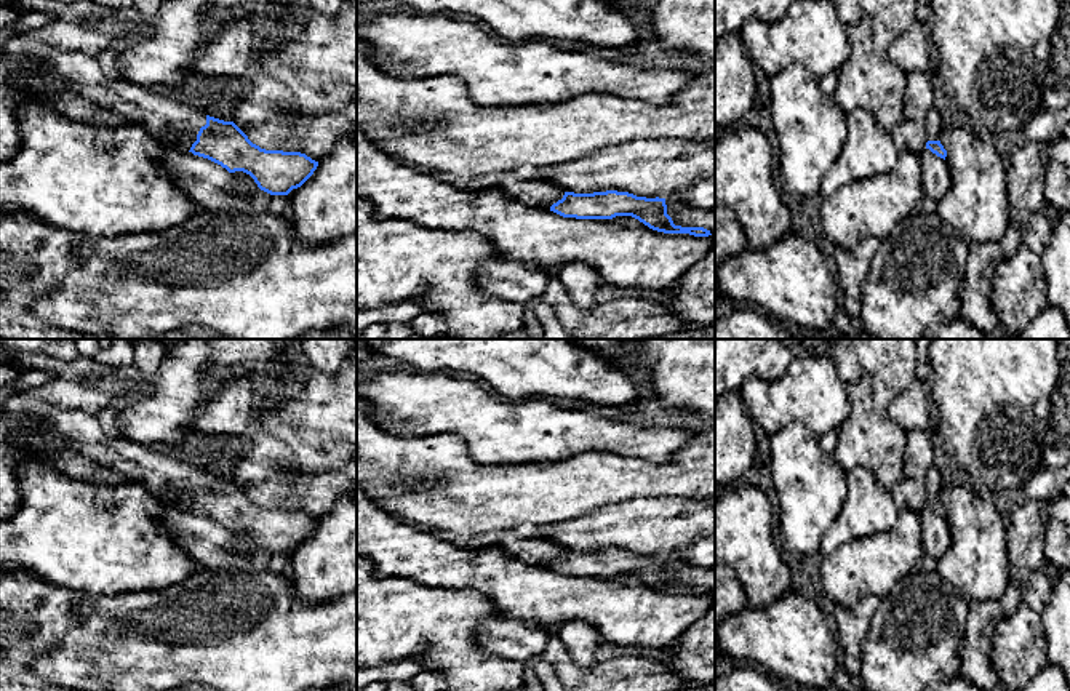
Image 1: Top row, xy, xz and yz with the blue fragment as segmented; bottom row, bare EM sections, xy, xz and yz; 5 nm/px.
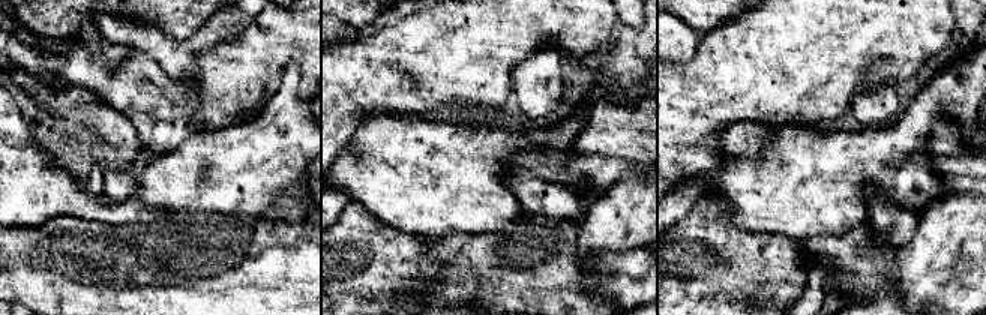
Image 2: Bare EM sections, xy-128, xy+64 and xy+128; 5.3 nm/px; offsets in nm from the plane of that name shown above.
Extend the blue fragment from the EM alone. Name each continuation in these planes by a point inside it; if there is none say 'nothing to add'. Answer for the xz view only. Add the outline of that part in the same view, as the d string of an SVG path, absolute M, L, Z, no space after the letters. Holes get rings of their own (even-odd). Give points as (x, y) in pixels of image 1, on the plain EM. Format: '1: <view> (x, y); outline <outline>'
nothing to add

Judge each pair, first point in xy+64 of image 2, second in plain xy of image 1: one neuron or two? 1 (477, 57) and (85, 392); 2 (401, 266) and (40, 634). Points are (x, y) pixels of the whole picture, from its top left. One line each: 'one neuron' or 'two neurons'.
1: one neuron
2: one neuron

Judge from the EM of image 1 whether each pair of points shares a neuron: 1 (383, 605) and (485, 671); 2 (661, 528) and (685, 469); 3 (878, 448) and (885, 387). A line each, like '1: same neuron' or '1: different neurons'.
1: same neuron
2: different neurons
3: different neurons

